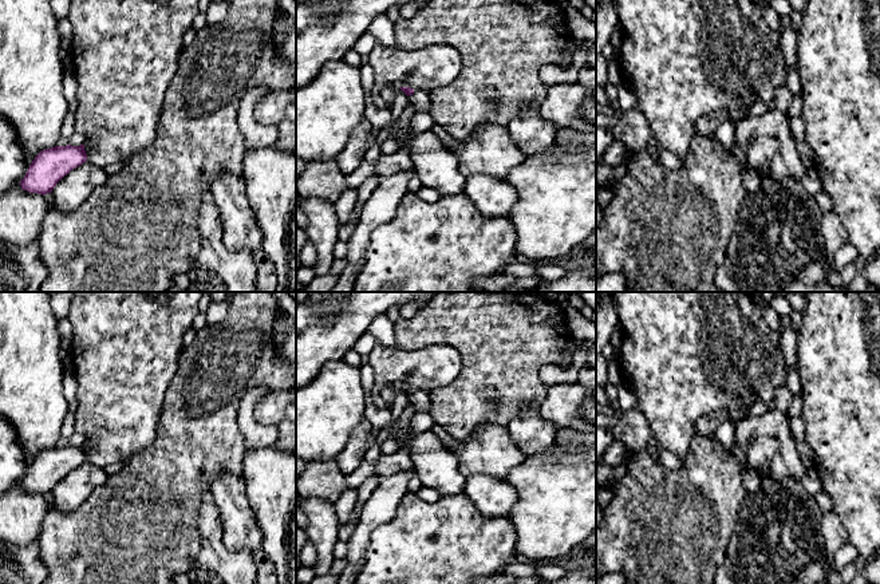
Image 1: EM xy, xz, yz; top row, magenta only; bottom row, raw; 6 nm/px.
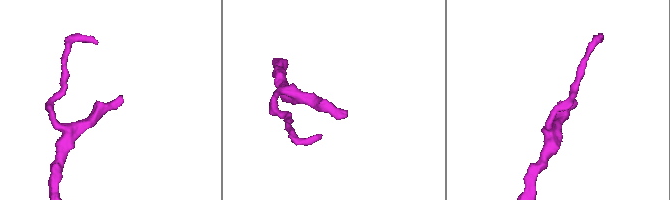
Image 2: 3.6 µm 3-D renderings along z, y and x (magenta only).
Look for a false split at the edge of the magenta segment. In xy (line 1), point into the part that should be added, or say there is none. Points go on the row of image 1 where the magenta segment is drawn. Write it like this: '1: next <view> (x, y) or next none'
1: next none

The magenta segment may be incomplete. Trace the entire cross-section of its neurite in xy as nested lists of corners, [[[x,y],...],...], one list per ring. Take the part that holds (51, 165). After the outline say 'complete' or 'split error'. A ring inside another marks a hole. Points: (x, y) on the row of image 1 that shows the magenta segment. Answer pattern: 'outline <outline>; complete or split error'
outline [[[84,145],[55,146],[42,150],[20,181],[23,190],[38,194],[51,193],[56,184],[72,169],[87,161]]]; complete

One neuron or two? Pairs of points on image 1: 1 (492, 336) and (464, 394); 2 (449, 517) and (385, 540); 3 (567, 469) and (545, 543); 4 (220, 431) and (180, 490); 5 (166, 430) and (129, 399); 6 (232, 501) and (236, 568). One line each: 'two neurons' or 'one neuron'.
1: one neuron
2: one neuron
3: one neuron
4: one neuron
5: two neurons
6: two neurons

